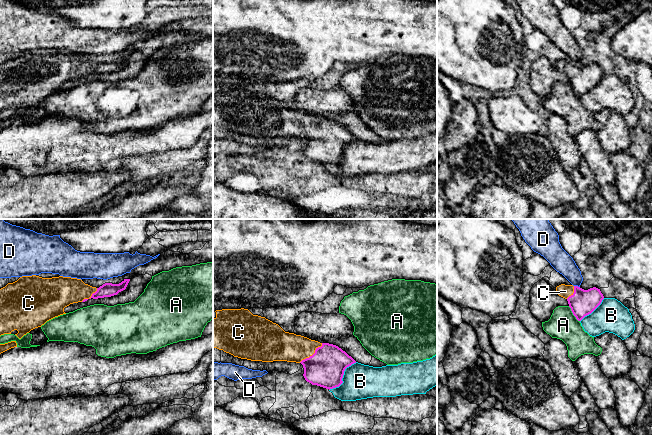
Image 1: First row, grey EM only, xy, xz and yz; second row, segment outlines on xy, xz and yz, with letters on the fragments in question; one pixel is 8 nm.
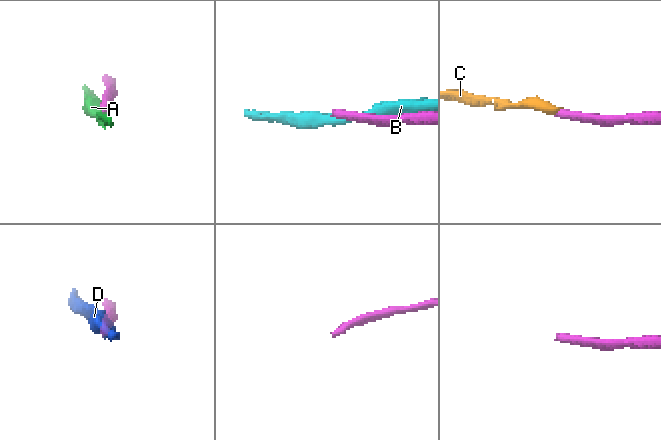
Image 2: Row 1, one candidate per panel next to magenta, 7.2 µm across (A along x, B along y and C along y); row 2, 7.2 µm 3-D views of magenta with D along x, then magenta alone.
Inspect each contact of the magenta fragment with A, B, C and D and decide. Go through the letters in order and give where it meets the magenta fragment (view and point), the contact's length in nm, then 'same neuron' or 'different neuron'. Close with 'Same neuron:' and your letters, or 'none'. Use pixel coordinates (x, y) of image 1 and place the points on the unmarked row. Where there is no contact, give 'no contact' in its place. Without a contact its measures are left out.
A: yz (573, 90) | 160 nm | different neuron
B: xz (342, 153) | 320 nm | different neuron
C: xz (312, 131) | 240 nm | same neuron
D: yz (577, 62) | 50 nm | different neuron
Same neuron: C

